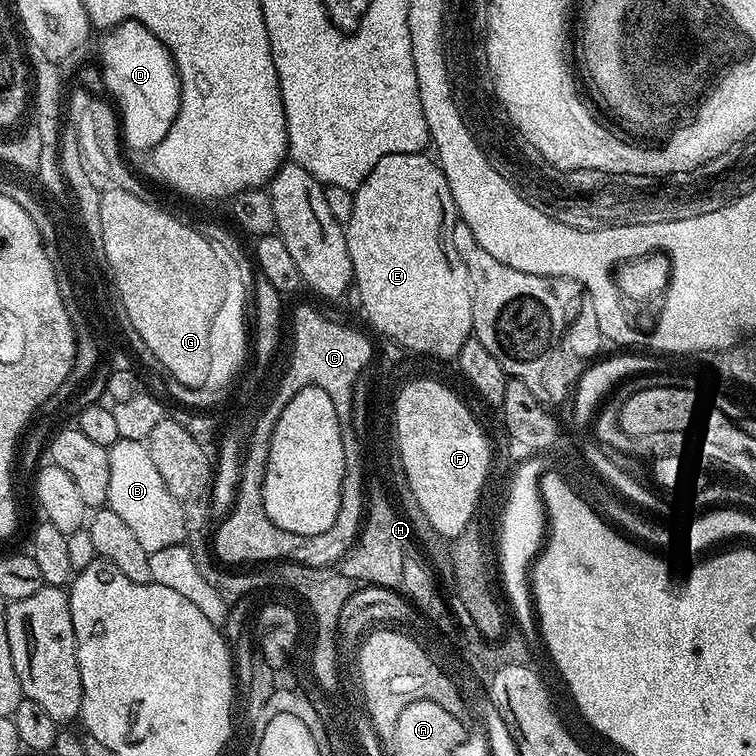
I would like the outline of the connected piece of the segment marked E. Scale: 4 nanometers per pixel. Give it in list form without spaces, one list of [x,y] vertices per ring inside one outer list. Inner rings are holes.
[[[415,152],[414,154],[390,154],[386,158],[382,158],[382,162],[378,162],[378,166],[374,166],[374,170],[370,170],[370,174],[362,182],[362,186],[357,188],[353,195],[353,214],[351,214],[344,230],[344,237],[346,238],[346,250],[350,250],[350,262],[352,263],[352,279],[354,281],[354,292],[360,295],[360,304],[364,307],[364,312],[368,315],[368,320],[381,332],[382,337],[387,338],[396,344],[400,344],[409,353],[425,352],[428,356],[452,356],[452,358],[459,357],[462,346],[473,335],[472,330],[472,283],[470,282],[470,274],[466,274],[466,265],[462,262],[462,258],[458,258],[458,250],[454,250],[454,238],[452,231],[454,226],[458,223],[458,213],[456,210],[456,203],[450,194],[450,186],[446,182],[443,170],[440,169],[439,163],[431,155],[421,154]]]

